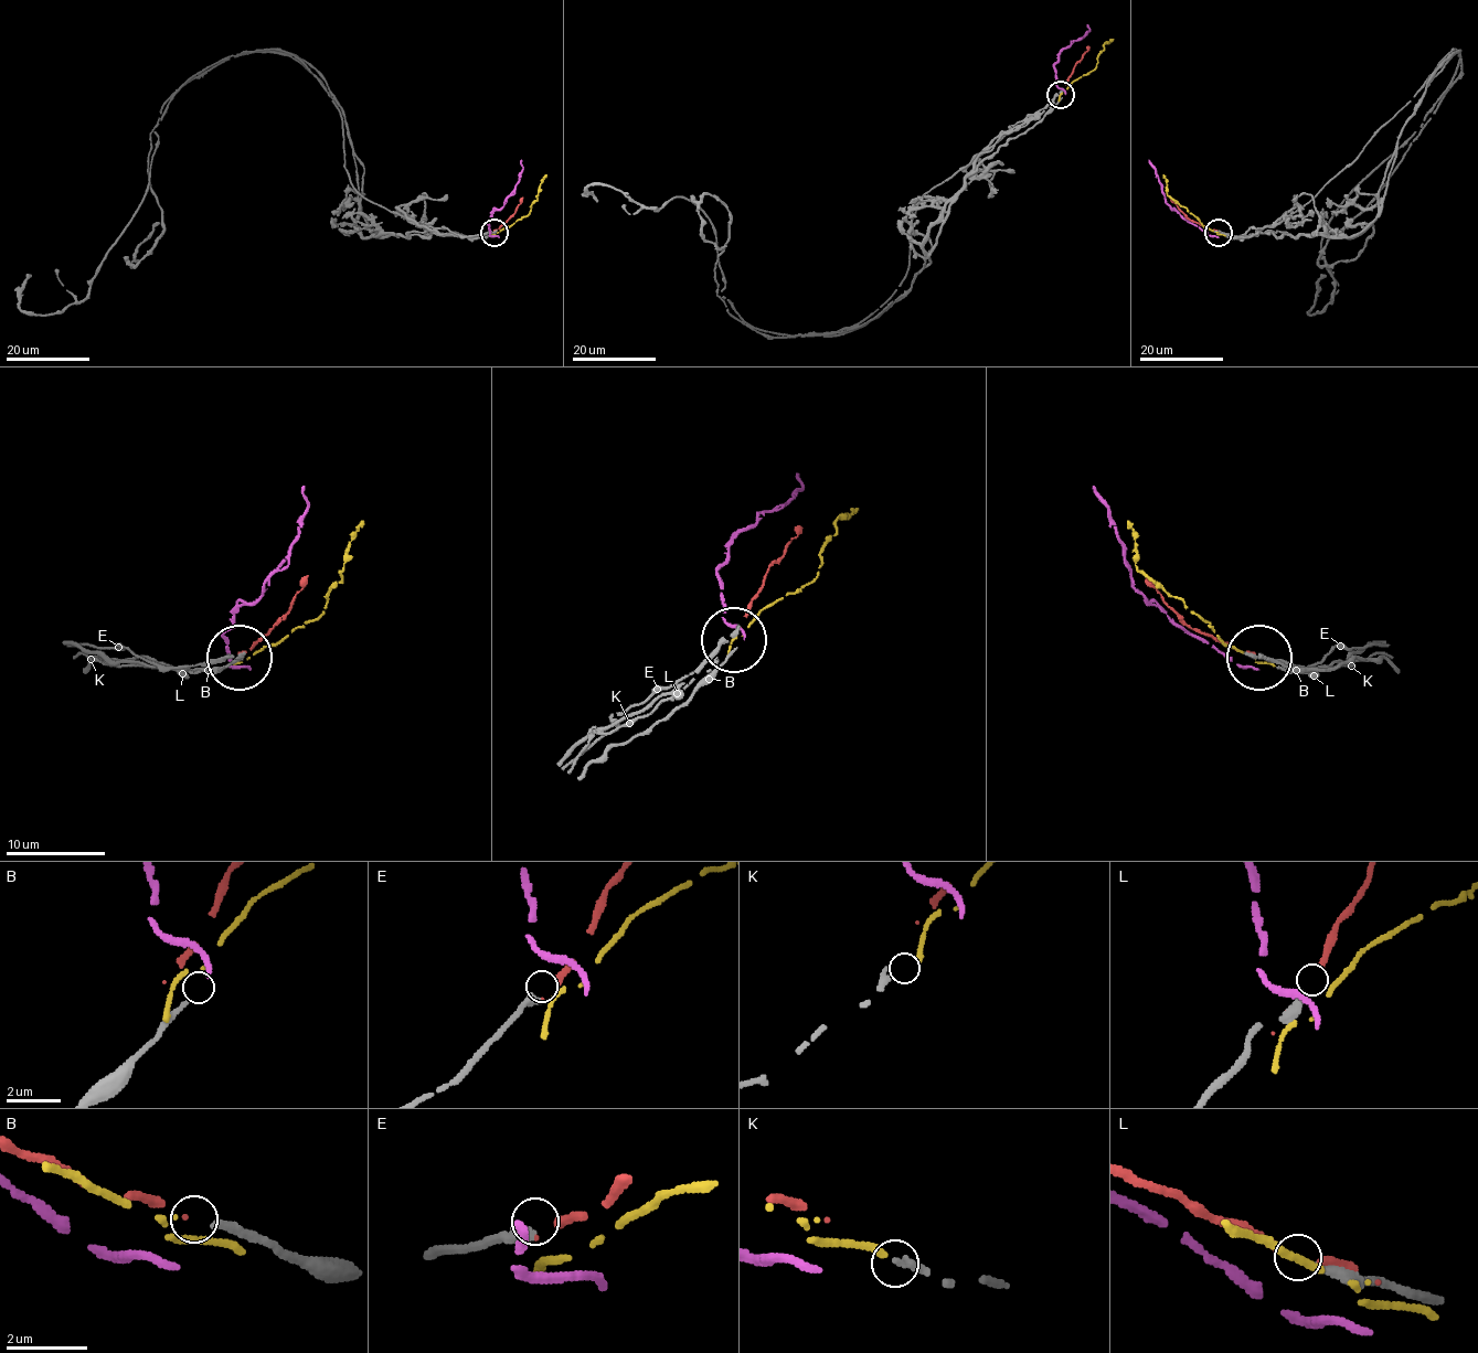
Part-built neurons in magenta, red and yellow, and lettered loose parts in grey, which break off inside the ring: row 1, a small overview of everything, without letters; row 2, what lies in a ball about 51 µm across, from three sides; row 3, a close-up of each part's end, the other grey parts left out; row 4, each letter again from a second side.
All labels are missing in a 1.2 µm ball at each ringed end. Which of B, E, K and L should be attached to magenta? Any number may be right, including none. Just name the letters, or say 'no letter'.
no letter

